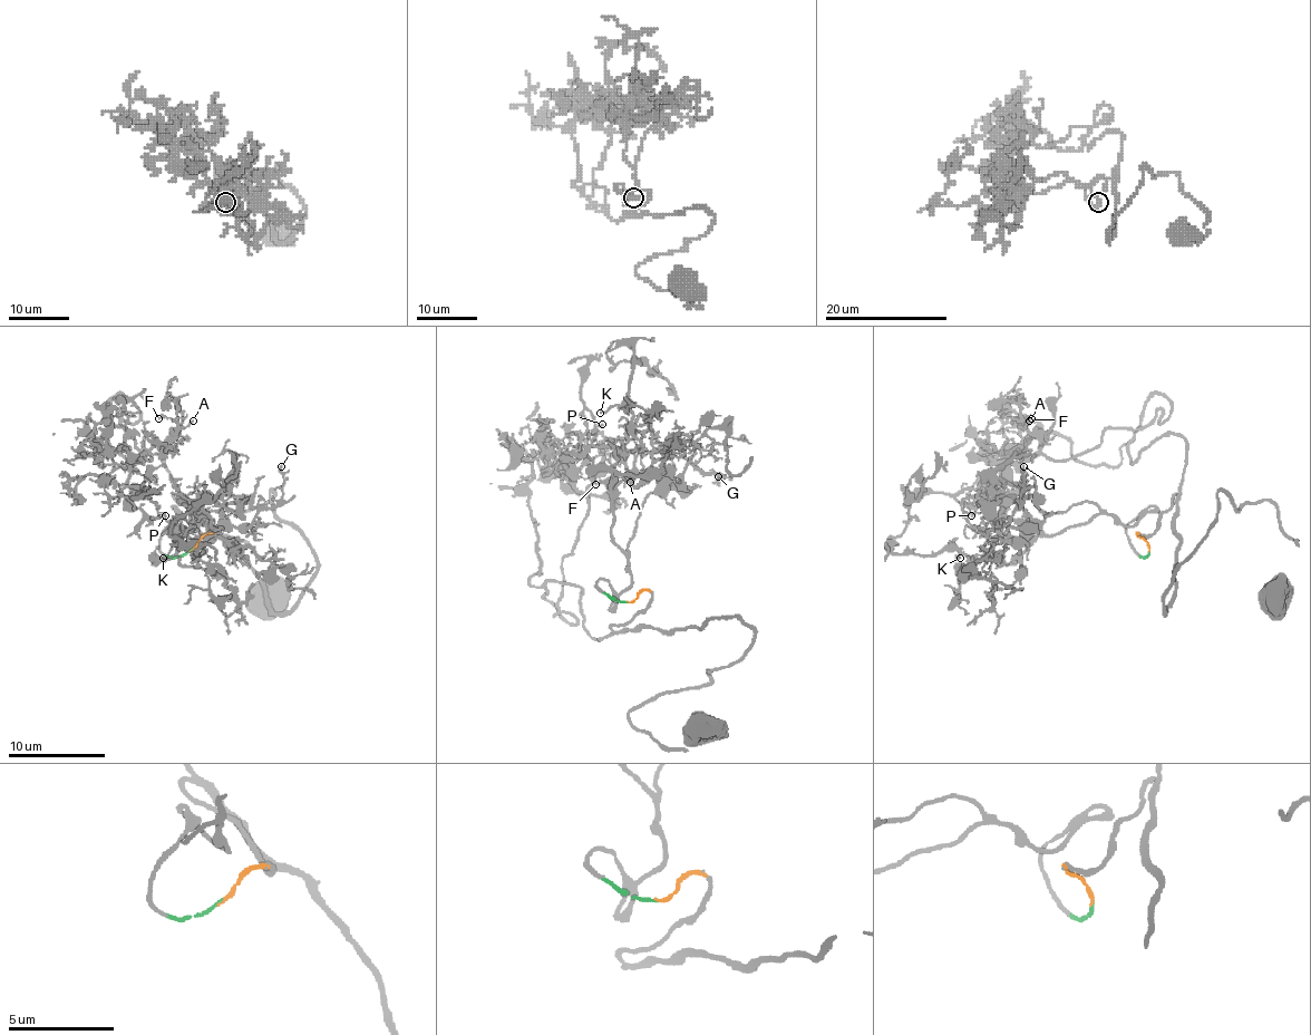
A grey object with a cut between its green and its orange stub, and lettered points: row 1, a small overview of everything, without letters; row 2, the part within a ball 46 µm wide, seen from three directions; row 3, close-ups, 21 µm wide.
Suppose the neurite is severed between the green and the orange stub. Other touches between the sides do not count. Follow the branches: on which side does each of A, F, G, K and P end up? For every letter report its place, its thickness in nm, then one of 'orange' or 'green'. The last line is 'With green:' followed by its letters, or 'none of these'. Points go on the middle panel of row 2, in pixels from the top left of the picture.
A: at (630, 482); 130 nm thick; orange
F: at (595, 484); 150 nm thick; orange
G: at (718, 476); 110 nm thick; green
K: at (600, 413); 100 nm thick; green
P: at (602, 424); 110 nm thick; orange
With green: G, K

